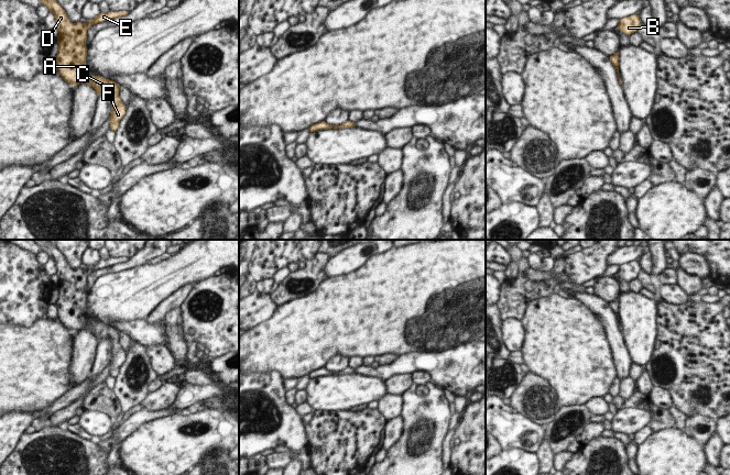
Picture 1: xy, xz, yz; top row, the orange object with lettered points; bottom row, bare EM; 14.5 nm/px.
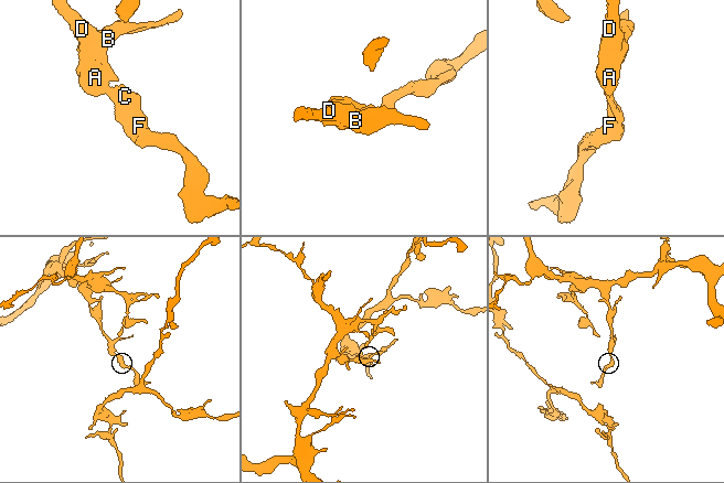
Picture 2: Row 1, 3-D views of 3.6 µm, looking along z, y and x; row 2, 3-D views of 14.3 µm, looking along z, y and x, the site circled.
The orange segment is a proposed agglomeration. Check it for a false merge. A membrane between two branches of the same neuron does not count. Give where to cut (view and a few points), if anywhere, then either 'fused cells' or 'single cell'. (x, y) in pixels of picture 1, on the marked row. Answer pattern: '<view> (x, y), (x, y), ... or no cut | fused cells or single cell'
no cut | single cell

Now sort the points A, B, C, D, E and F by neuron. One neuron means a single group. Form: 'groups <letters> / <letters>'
groups A B C D E F

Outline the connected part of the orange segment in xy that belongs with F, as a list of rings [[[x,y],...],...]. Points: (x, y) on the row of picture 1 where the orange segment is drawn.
[[[40,0],[40,2],[55,16],[56,30],[58,31],[58,53],[55,56],[58,75],[62,76],[66,82],[73,86],[86,82],[96,90],[98,96],[103,92],[110,92],[112,99],[111,113],[109,117],[110,130],[116,132],[119,128],[119,122],[126,114],[127,110],[126,104],[119,97],[120,85],[100,76],[89,76],[87,74],[87,46],[85,42],[87,40],[87,30],[94,24],[126,16],[129,12],[109,11],[108,13],[99,13],[95,19],[87,20],[86,23],[81,23],[79,21],[77,23],[73,23],[68,19],[65,10],[56,0]]]

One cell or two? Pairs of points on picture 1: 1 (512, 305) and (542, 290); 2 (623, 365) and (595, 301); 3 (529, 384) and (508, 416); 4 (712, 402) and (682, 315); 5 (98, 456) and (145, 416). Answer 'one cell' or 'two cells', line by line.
1: one cell
2: one cell
3: two cells
4: one cell
5: two cells

